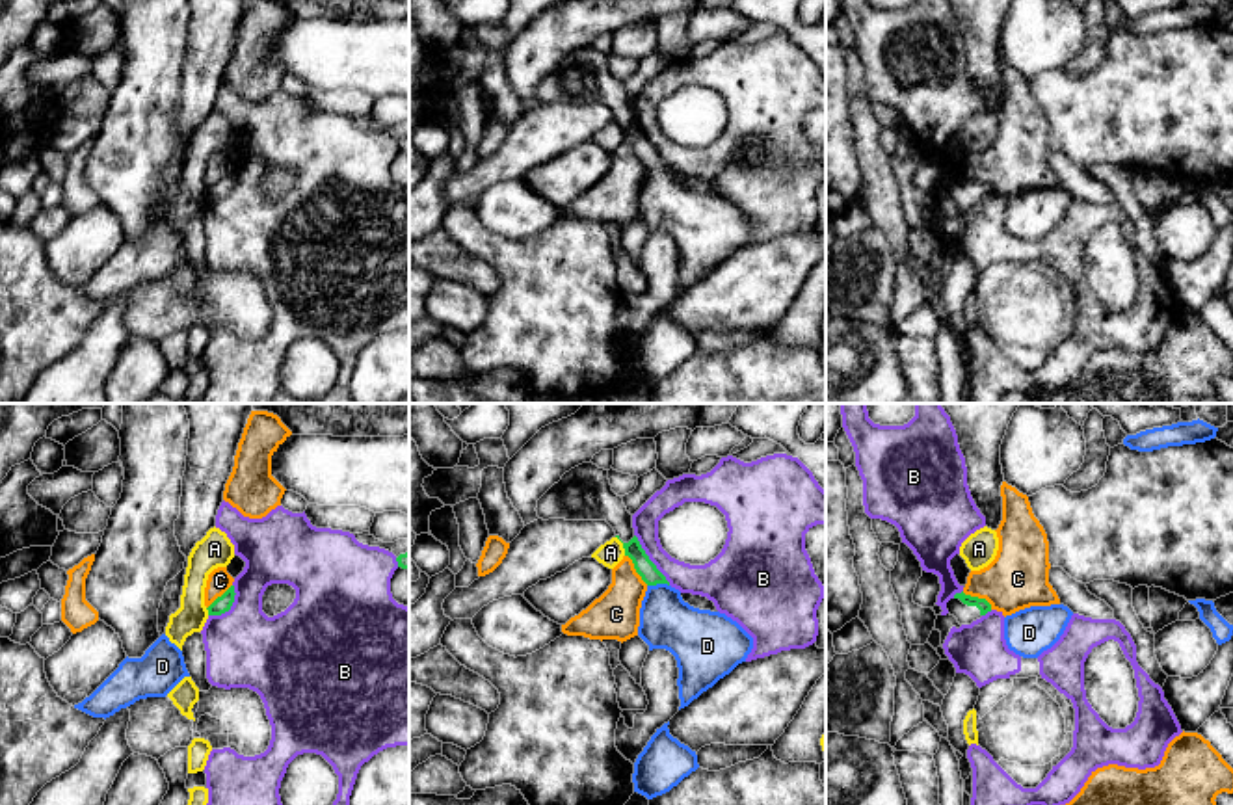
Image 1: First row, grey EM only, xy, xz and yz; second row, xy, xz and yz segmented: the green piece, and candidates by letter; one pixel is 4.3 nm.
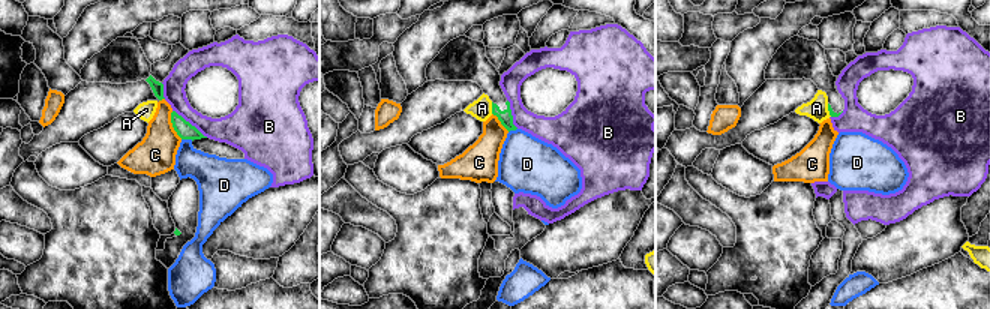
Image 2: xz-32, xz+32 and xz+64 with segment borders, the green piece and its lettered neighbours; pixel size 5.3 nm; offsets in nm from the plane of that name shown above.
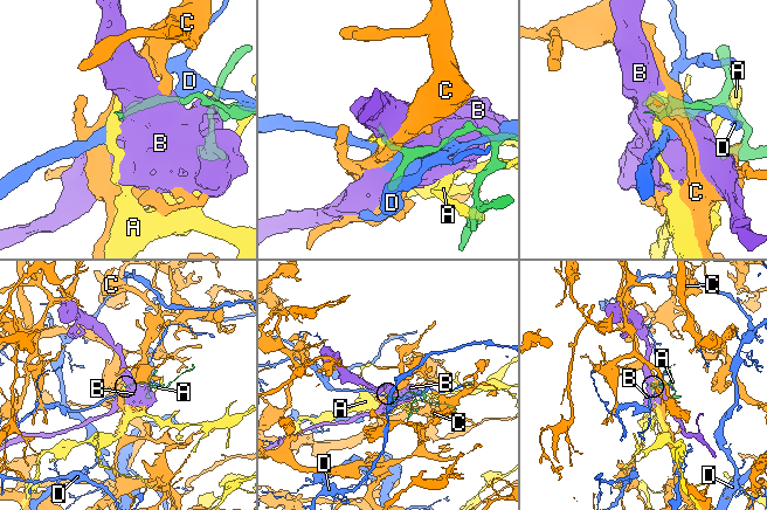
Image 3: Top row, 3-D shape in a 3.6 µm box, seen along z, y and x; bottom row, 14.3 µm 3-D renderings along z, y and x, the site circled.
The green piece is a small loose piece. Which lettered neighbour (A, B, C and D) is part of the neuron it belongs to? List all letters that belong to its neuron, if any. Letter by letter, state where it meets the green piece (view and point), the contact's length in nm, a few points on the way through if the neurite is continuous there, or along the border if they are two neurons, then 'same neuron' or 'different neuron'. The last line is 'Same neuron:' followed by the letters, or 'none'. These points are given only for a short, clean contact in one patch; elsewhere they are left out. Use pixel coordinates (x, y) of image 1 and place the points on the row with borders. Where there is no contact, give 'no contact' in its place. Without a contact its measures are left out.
A: contact xz (623, 545); length 100 nm; different neuron
B: contact xz (649, 560); length 280 nm; different neuron
C: contact yz (977, 597); length 150 nm; border yz (962, 592), (982, 597), (992, 608); different neuron
D: contact xz (657, 582); length 100 nm; different neuron
Same neuron: none

